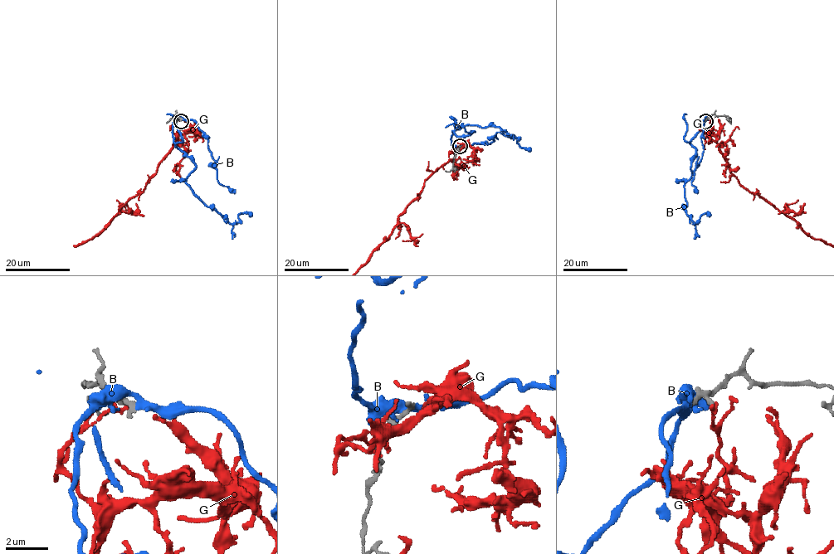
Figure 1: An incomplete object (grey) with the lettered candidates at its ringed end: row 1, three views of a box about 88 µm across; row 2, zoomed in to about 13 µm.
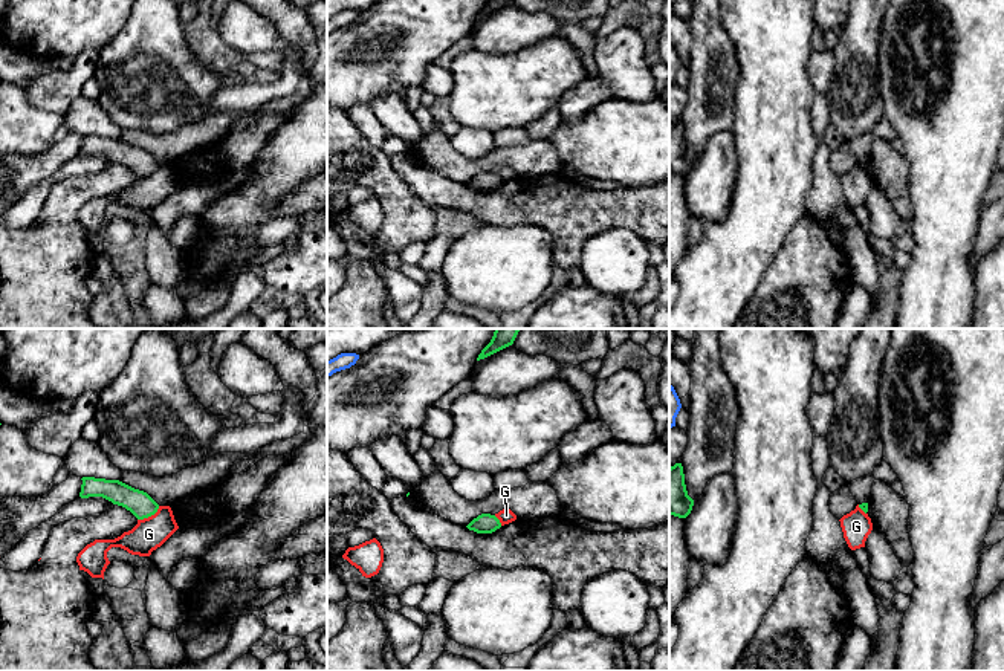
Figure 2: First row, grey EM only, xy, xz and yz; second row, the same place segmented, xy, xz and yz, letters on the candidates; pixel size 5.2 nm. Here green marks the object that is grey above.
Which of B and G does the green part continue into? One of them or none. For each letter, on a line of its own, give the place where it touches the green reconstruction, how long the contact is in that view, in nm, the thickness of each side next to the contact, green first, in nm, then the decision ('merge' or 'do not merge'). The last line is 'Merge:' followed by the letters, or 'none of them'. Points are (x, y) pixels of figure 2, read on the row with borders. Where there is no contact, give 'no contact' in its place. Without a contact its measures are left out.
B: no contact | do not merge
G: xy (148, 515) | 140 nm | 140/170 nm | do not merge
Merge: none of them

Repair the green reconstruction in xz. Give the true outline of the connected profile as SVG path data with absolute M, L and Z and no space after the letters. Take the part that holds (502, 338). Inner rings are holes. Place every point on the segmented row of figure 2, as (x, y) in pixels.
M495 329L491 342L481 350L477 361L512 345L520 330L521 329Z

